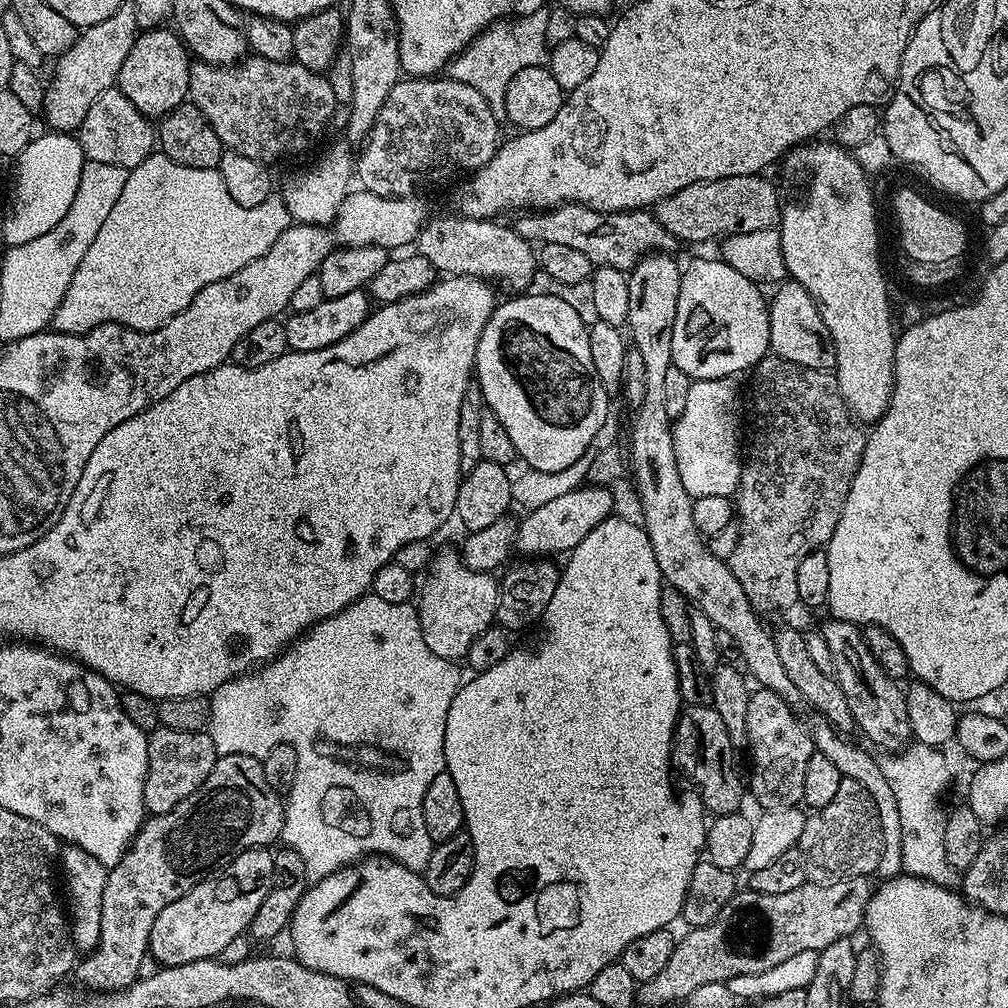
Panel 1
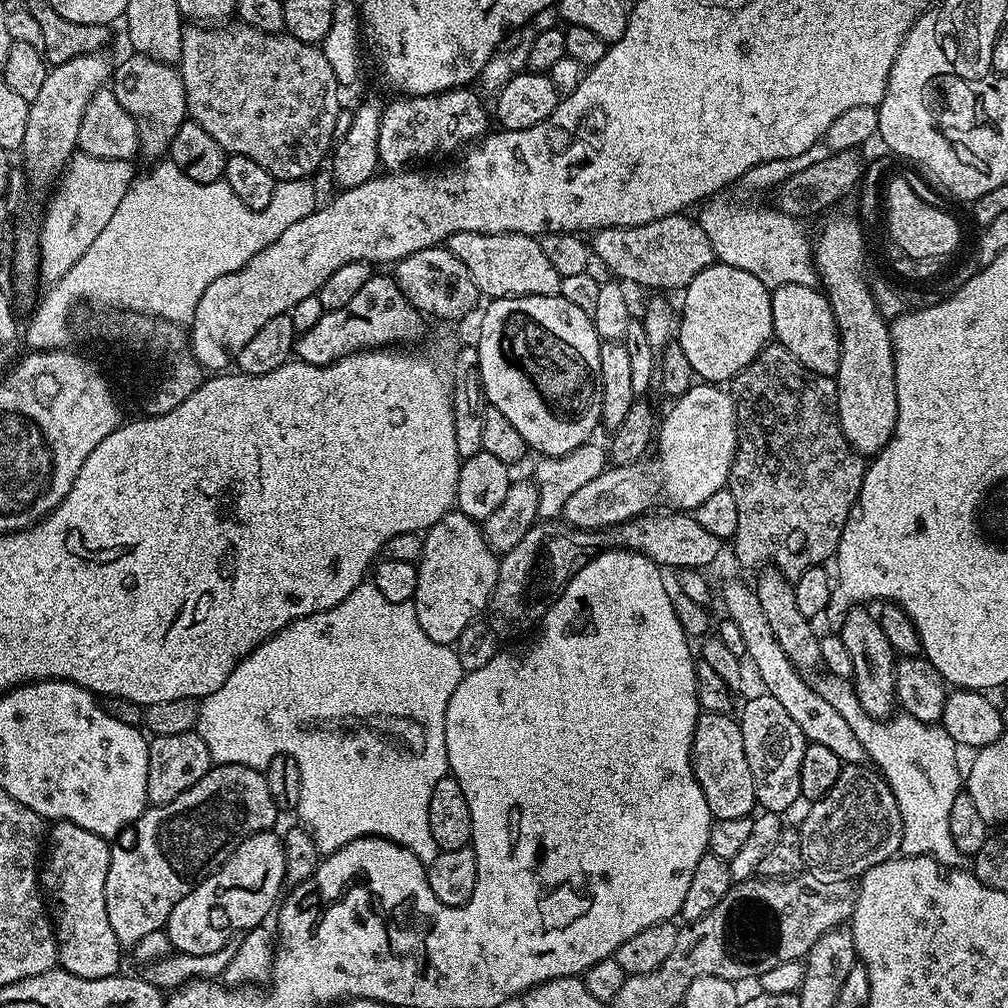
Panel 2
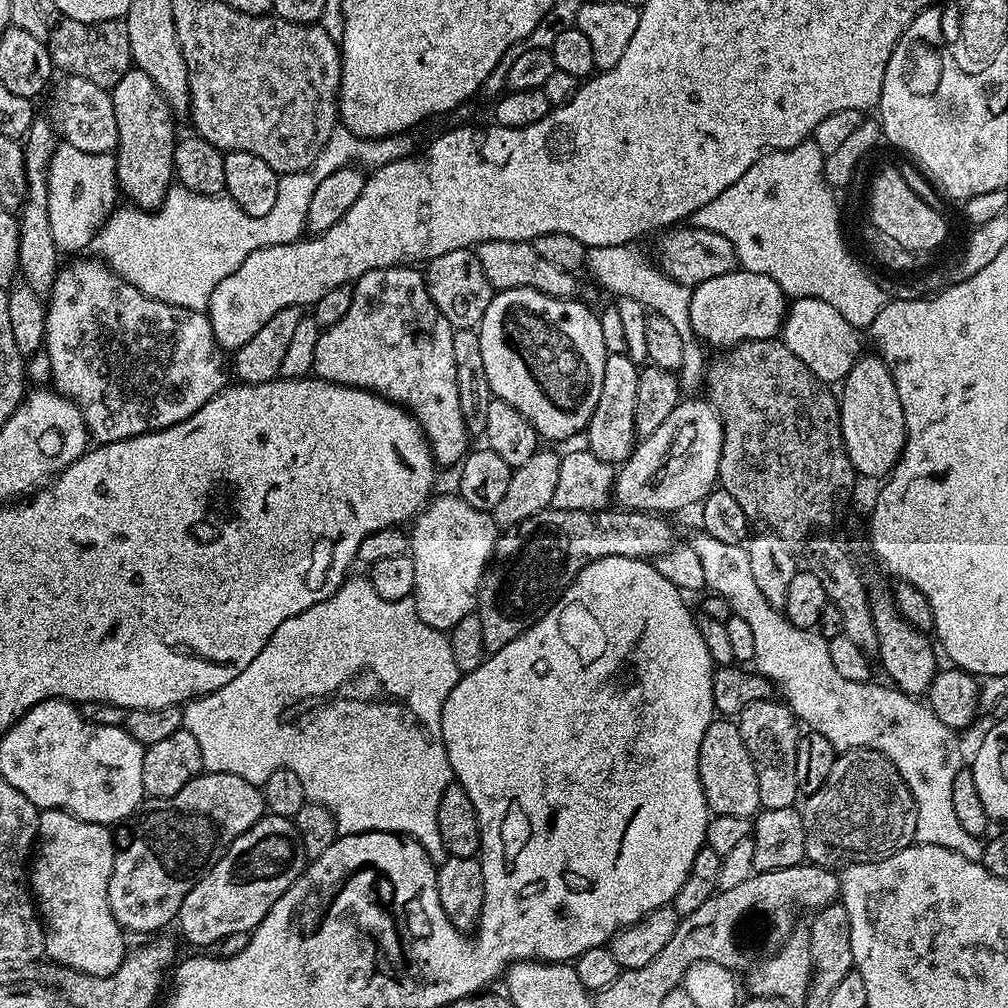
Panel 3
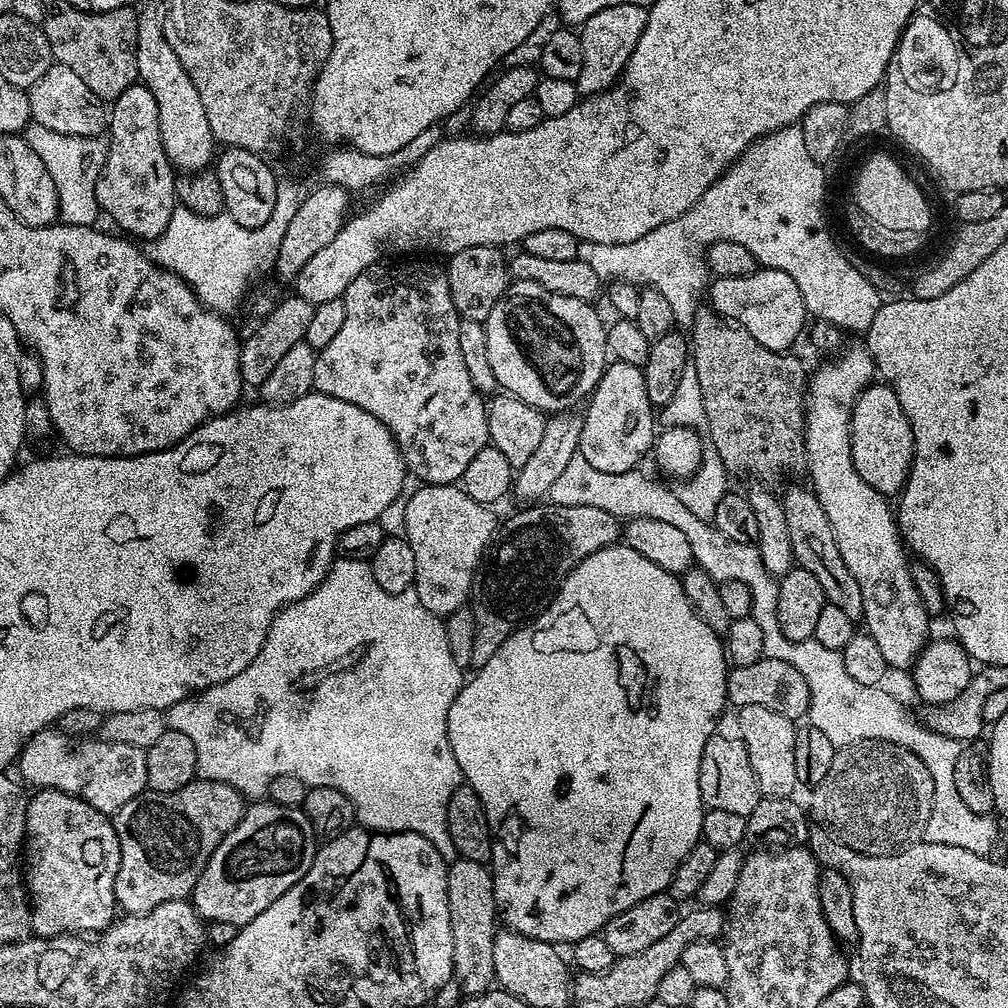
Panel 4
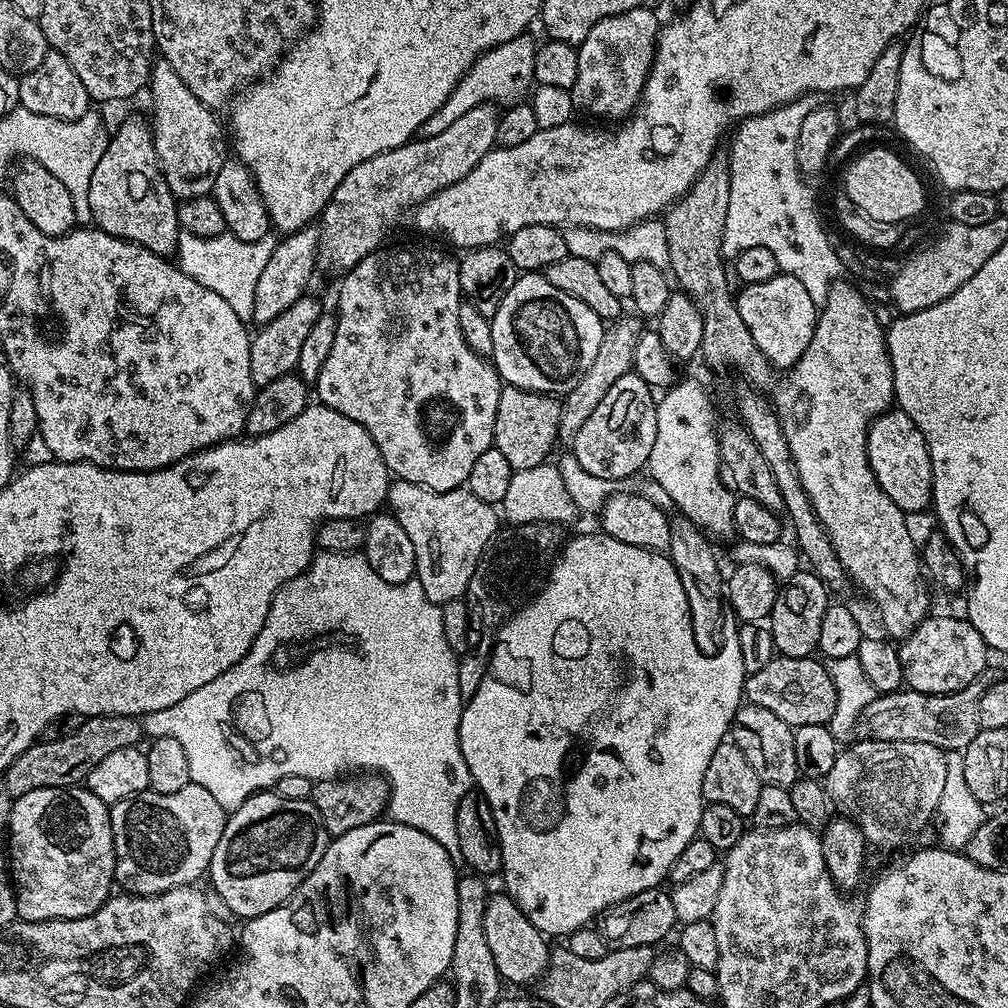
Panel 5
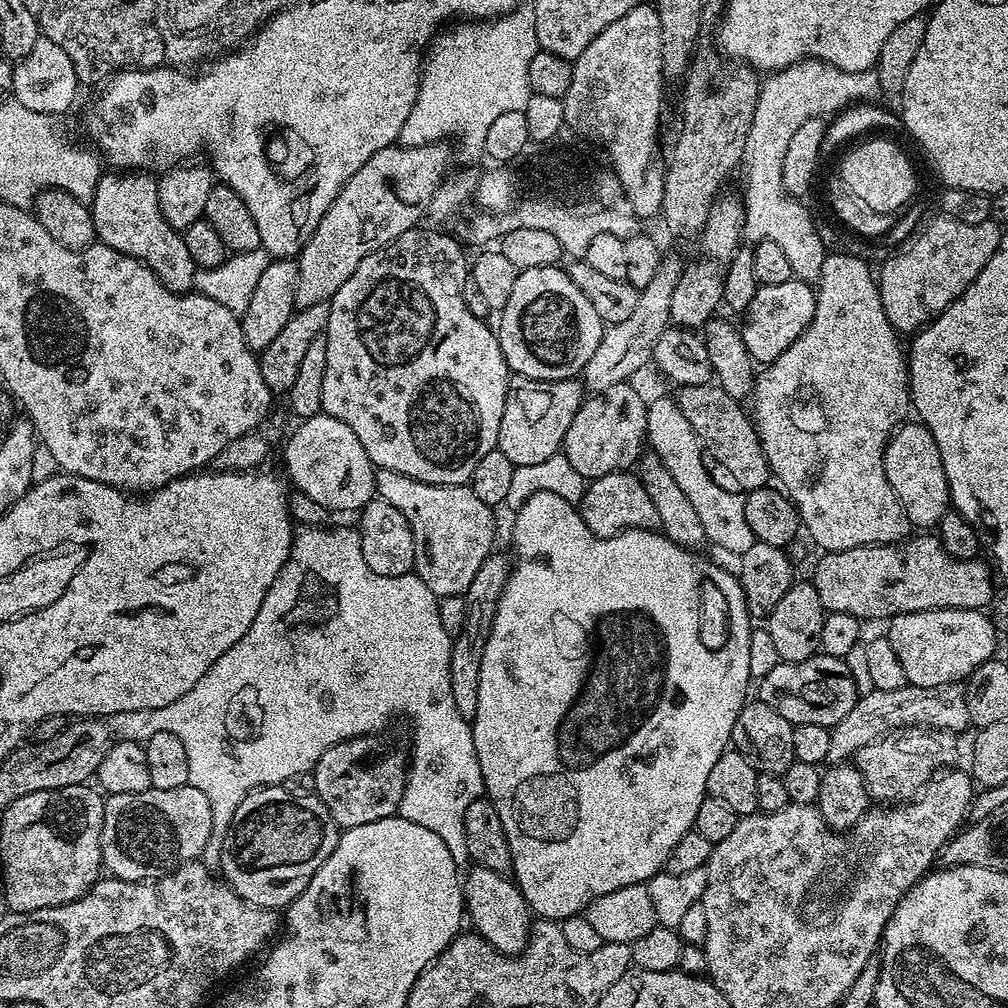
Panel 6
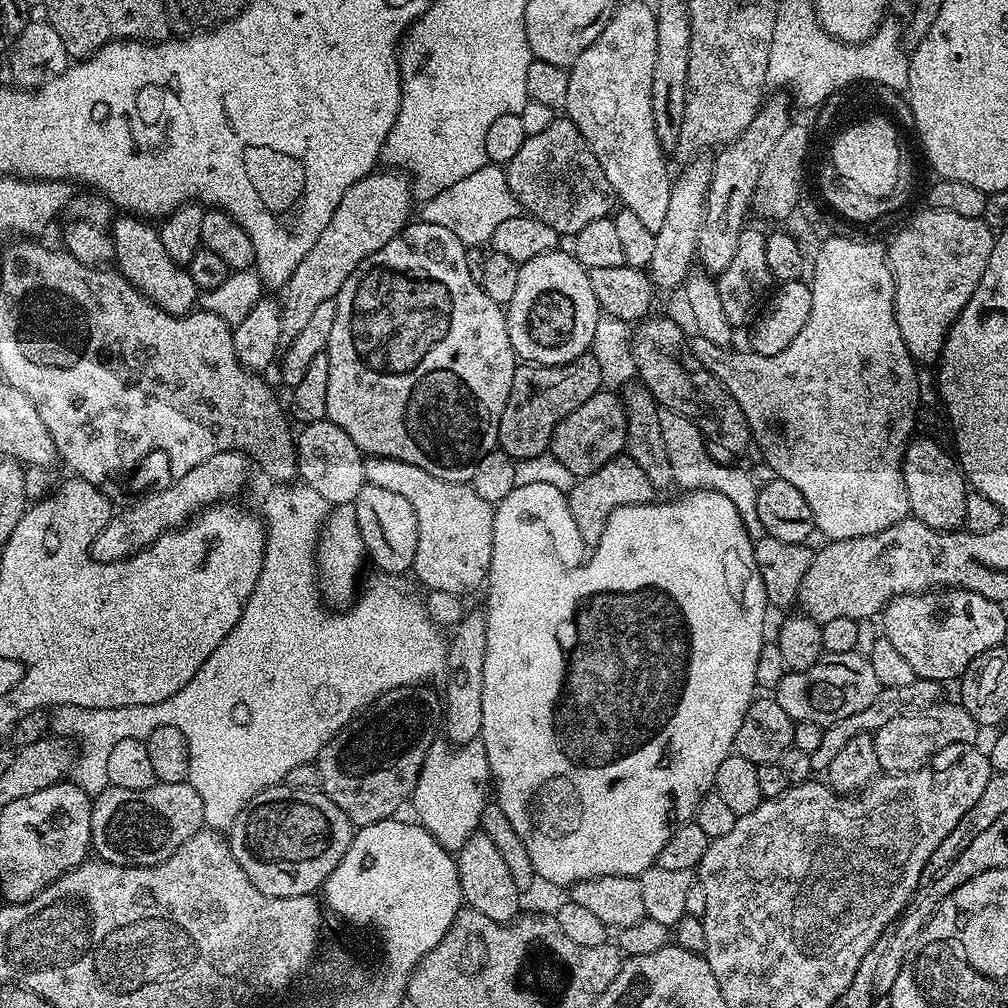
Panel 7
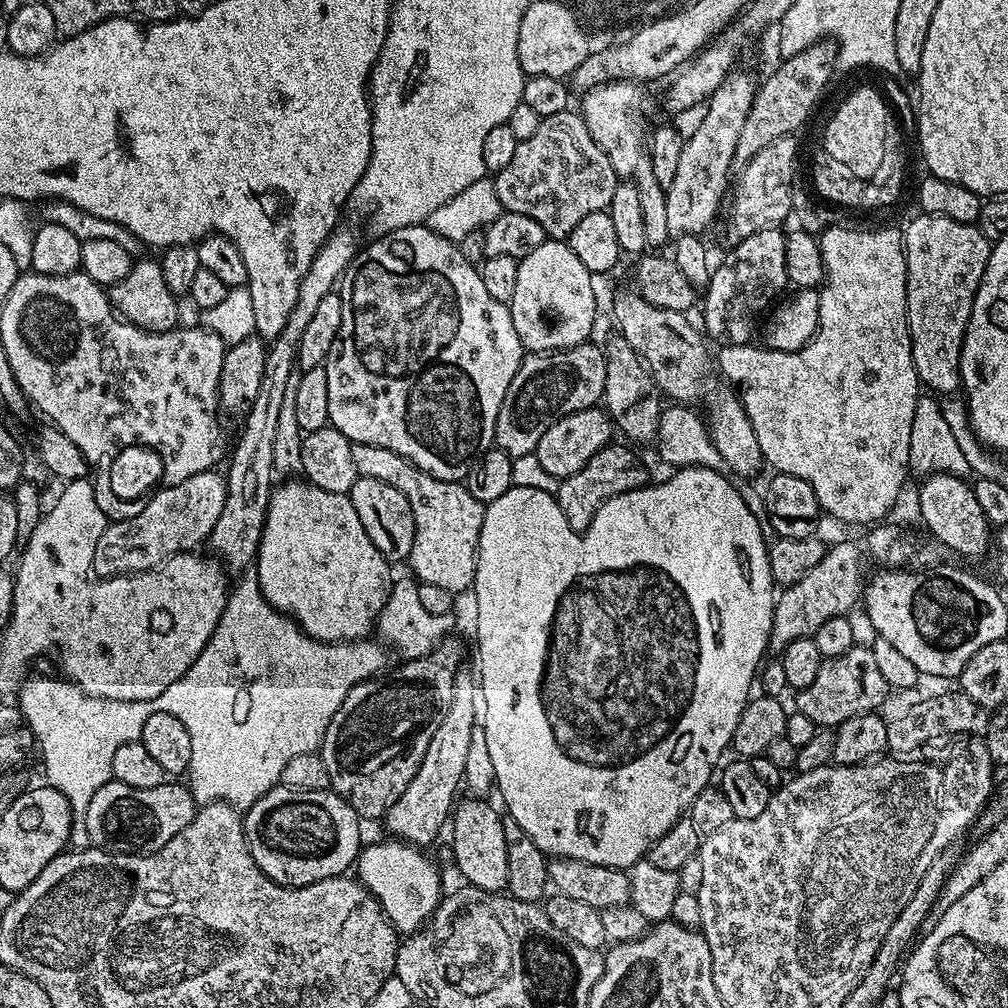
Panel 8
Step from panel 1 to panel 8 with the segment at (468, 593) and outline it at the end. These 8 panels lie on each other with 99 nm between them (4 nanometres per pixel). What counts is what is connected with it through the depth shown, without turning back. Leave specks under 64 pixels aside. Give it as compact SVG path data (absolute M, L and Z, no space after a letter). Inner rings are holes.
M353 444L352 453L357 476L390 482L390 486L406 494L406 502L410 502L410 510L414 514L414 546L407 558L407 563L412 564L411 575L421 584L442 586L442 590L450 590L454 594L460 594L467 588L469 591L476 583L476 551L485 505L474 498L463 483L434 478L390 450L369 444Z

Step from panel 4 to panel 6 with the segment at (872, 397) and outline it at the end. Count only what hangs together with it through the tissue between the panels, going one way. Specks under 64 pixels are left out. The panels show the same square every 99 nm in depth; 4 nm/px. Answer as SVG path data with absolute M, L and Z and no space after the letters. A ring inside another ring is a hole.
M905 422L892 433L884 451L886 478L906 514L909 525L920 530L932 530L939 525L942 514L950 510L948 479L942 470L942 454L938 454L938 442L924 424Z

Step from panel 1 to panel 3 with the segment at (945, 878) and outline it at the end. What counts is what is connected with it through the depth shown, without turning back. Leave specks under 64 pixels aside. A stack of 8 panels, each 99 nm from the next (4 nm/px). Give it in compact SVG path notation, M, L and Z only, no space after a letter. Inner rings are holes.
M696 530L696 533L690 537L690 543L694 550L698 550L698 559L702 562L702 571L706 573L706 585L715 595L721 596L728 600L731 608L731 615L742 618L750 625L754 637L754 668L760 675L768 677L775 685L784 687L783 699L789 708L792 709L792 715L796 717L801 725L807 726L811 731L822 734L822 738L826 738L831 742L833 748L837 750L847 750L849 748L869 748L870 750L878 750L892 763L898 770L898 774L902 774L902 778L906 782L906 786L912 792L912 797L916 803L916 813L918 814L918 822L916 823L917 844L929 844L930 846L946 846L946 850L954 850L958 854L962 854L971 860L983 861L985 841L981 837L974 834L966 834L966 830L962 830L962 826L958 826L958 817L954 814L954 801L950 798L950 790L954 790L954 778L962 765L965 763L964 756L960 753L960 740L957 733L950 726L946 726L946 722L941 722L938 714L934 714L927 703L921 702L919 699L908 696L905 692L901 692L895 686L889 686L887 683L876 684L877 682L849 682L848 679L842 678L842 674L838 674L838 670L834 667L834 662L830 662L830 650L828 649L828 640L819 636L819 631L810 628L799 628L788 621L788 617L784 615L781 609L770 606L770 602L766 602L766 598L762 596L762 590L758 590L758 586L754 582L752 567L750 566L750 554L744 544L731 544L730 542L718 542L718 538L710 538L710 534L706 534L703 530Z

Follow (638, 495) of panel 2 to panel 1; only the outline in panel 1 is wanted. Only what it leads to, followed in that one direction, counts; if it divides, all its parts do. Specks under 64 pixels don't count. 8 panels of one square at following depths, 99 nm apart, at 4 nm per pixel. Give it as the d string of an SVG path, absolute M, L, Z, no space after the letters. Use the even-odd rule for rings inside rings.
M581 486L570 490L570 494L562 494L558 498L553 498L551 502L546 502L546 506L531 509L525 515L528 517L517 523L515 551L517 553L524 552L520 554L531 554L536 558L551 557L553 555L551 552L571 553L572 549L578 546L578 542L582 542L582 538L586 538L586 534L590 534L590 530L594 530L594 526L598 526L605 518L613 515L612 491L613 489L608 486Z

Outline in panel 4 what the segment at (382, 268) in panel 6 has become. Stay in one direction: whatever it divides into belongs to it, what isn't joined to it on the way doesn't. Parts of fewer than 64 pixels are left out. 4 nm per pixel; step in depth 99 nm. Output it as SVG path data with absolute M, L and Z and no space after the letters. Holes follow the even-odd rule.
M377 262L371 264L350 286L342 297L346 306L346 318L342 321L342 327L333 340L325 348L319 349L314 362L314 389L326 394L330 398L342 398L342 402L354 402L354 406L362 406L366 414L374 414L378 422L390 430L394 442L400 448L404 459L405 469L412 472L424 484L456 484L463 481L466 466L470 466L474 454L478 450L489 447L488 438L488 409L483 395L471 382L470 373L462 360L461 347L458 346L458 328L462 317L456 312L454 302L450 298L450 286L448 277L443 267L435 268L432 264L392 264L396 262Z

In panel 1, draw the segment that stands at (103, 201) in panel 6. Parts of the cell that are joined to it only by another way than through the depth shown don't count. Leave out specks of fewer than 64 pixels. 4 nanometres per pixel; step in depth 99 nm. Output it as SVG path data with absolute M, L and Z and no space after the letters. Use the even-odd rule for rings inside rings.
M161 26L141 31L137 35L122 70L118 87L138 110L149 118L163 118L189 99L188 83L192 77L190 53L183 40L171 27Z

